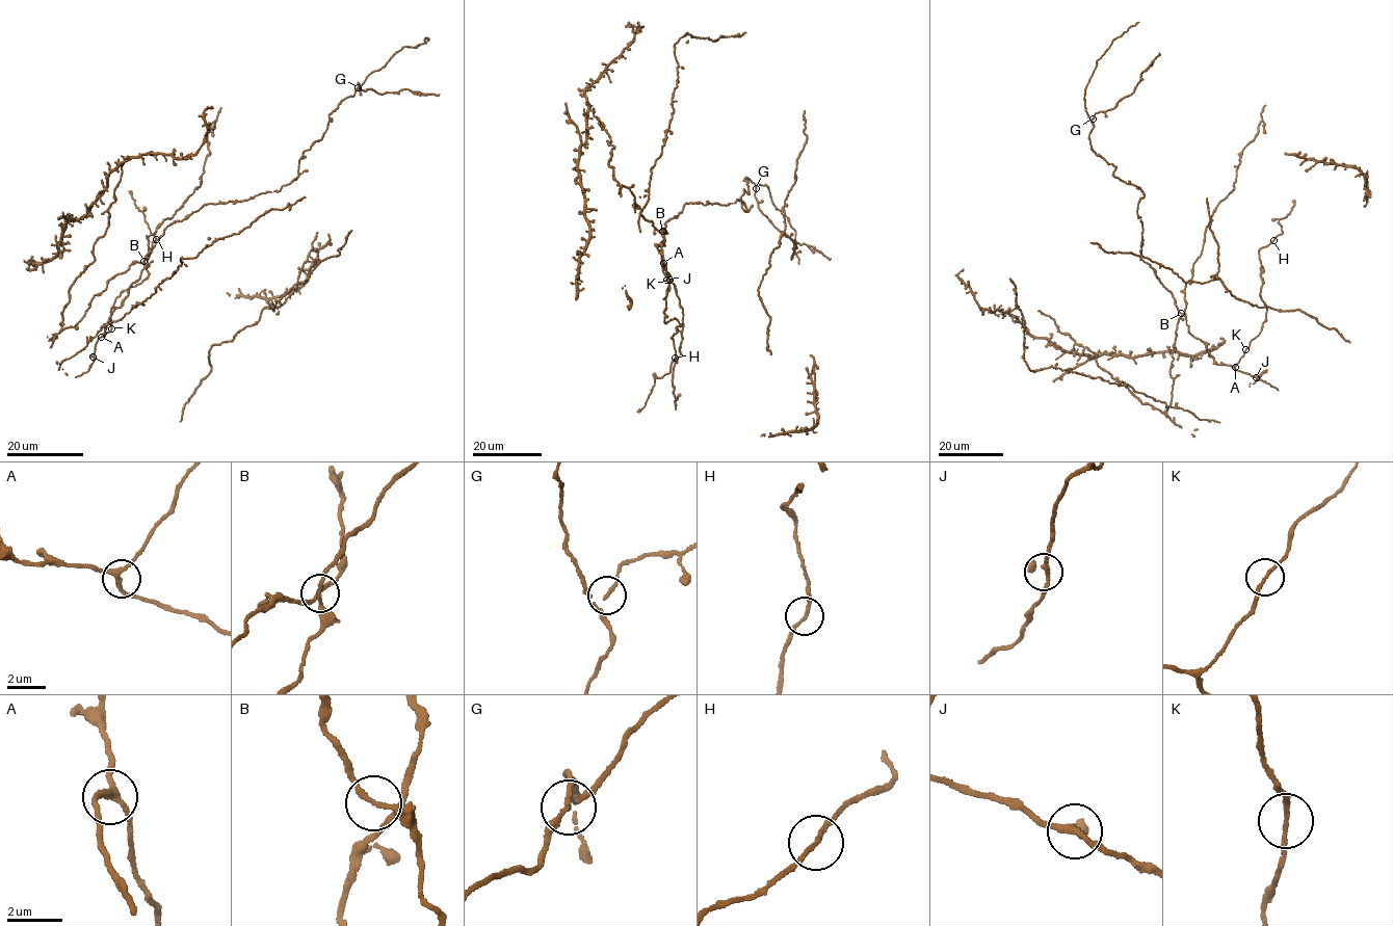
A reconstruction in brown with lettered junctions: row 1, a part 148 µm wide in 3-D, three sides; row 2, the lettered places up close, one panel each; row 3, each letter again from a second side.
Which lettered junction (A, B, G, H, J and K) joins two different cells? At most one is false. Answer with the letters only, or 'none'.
none

